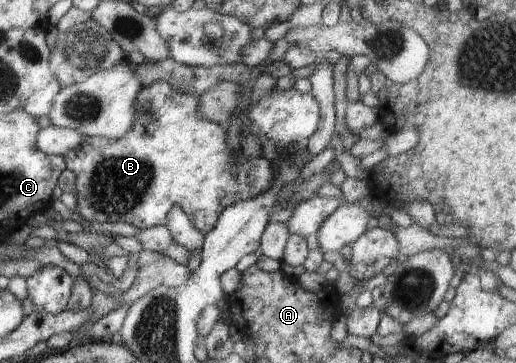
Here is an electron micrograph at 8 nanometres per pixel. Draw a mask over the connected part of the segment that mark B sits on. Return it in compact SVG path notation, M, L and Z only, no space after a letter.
M157 81L157 83L152 83L150 86L144 86L141 89L141 93L137 93L136 119L133 119L133 125L129 127L129 131L127 131L125 135L119 138L86 136L79 147L75 147L71 149L71 151L65 151L63 159L65 159L66 167L75 174L75 189L77 189L76 211L79 215L89 221L89 223L118 223L122 221L135 225L139 229L149 229L155 225L165 225L165 223L167 223L167 213L169 213L173 207L177 206L185 211L185 215L189 217L189 221L193 223L193 227L196 227L201 233L206 234L215 227L216 220L227 206L233 205L238 201L245 201L246 199L257 197L260 193L267 191L267 189L273 185L273 179L275 179L272 162L263 158L263 156L246 159L245 156L241 154L241 150L238 151L238 154L231 153L231 149L229 149L229 145L227 145L226 125L203 119L203 117L201 117L201 111L199 111L197 107L199 107L199 97L196 95L187 95L185 92L173 89L169 83Z

